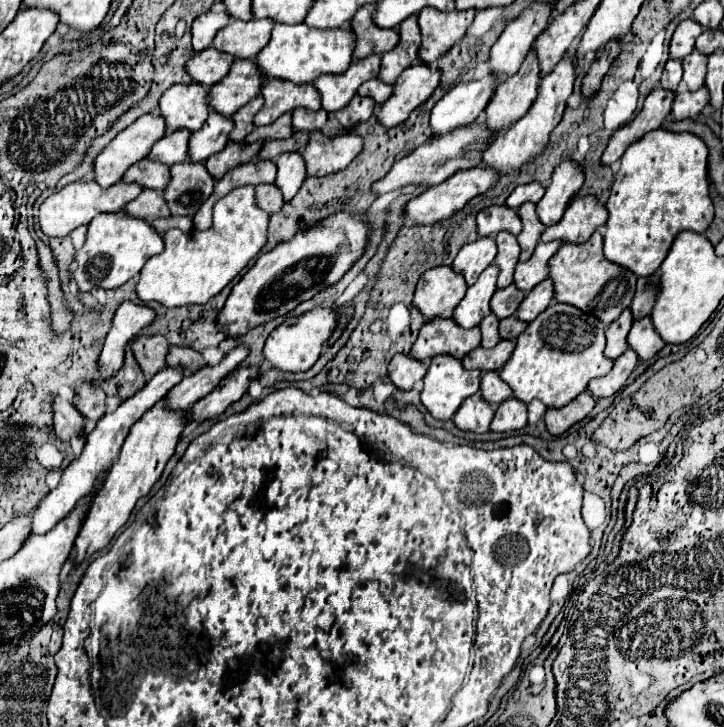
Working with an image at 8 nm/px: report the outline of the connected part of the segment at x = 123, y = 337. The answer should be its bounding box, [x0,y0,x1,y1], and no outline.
[98,301,156,377]

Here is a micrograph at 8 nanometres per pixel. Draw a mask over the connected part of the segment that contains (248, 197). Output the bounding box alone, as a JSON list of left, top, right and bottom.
[136,187,270,307]

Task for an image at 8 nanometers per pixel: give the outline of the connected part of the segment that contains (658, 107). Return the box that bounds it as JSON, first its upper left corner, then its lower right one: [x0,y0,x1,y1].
[602,87,676,165]

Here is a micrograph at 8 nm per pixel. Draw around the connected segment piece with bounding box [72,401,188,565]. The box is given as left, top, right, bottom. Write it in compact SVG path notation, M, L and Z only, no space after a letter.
M160 401L130 427L130 433L122 445L118 461L110 467L108 475L104 475L104 483L94 493L90 507L84 515L80 533L74 543L74 547L76 547L76 555L72 561L74 565L80 565L86 557L92 557L94 553L108 547L108 543L112 541L116 531L126 525L126 521L130 519L130 515L134 511L136 501L140 497L148 495L150 489L154 487L154 483L160 479L168 459L174 455L178 437L180 437L186 423L188 421L186 421L184 413L166 411L164 403Z

